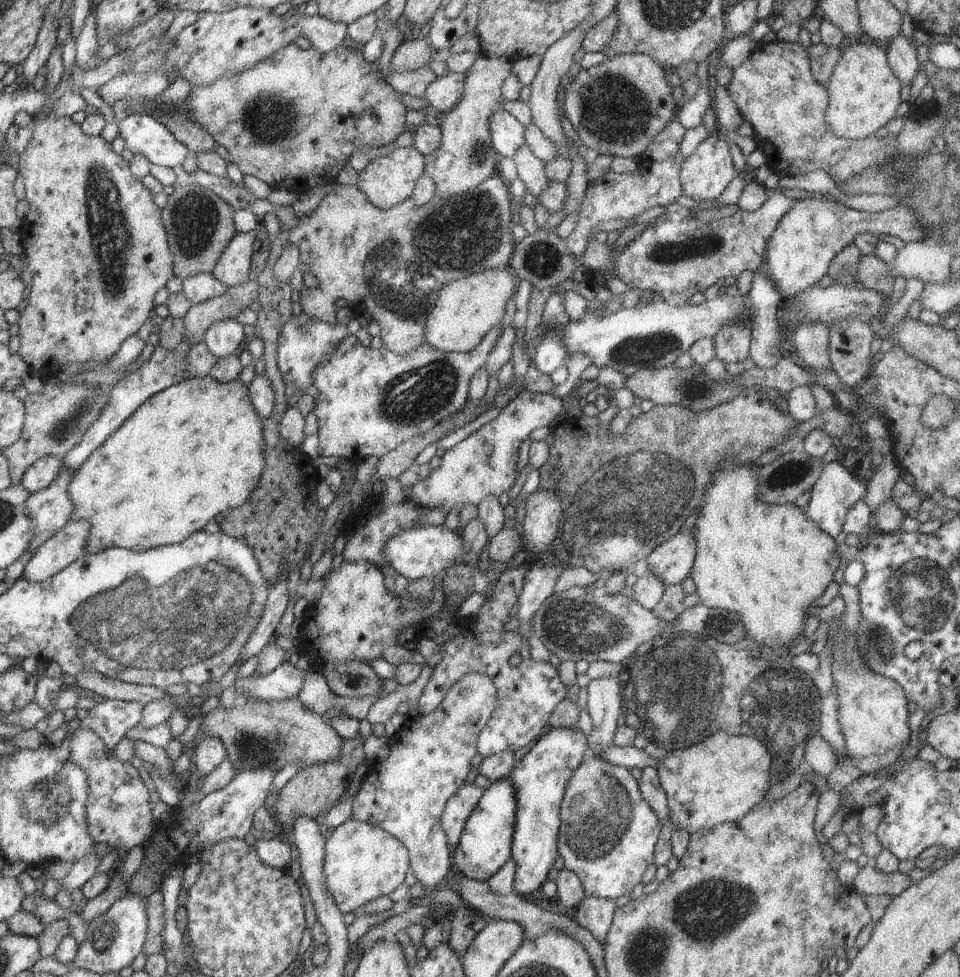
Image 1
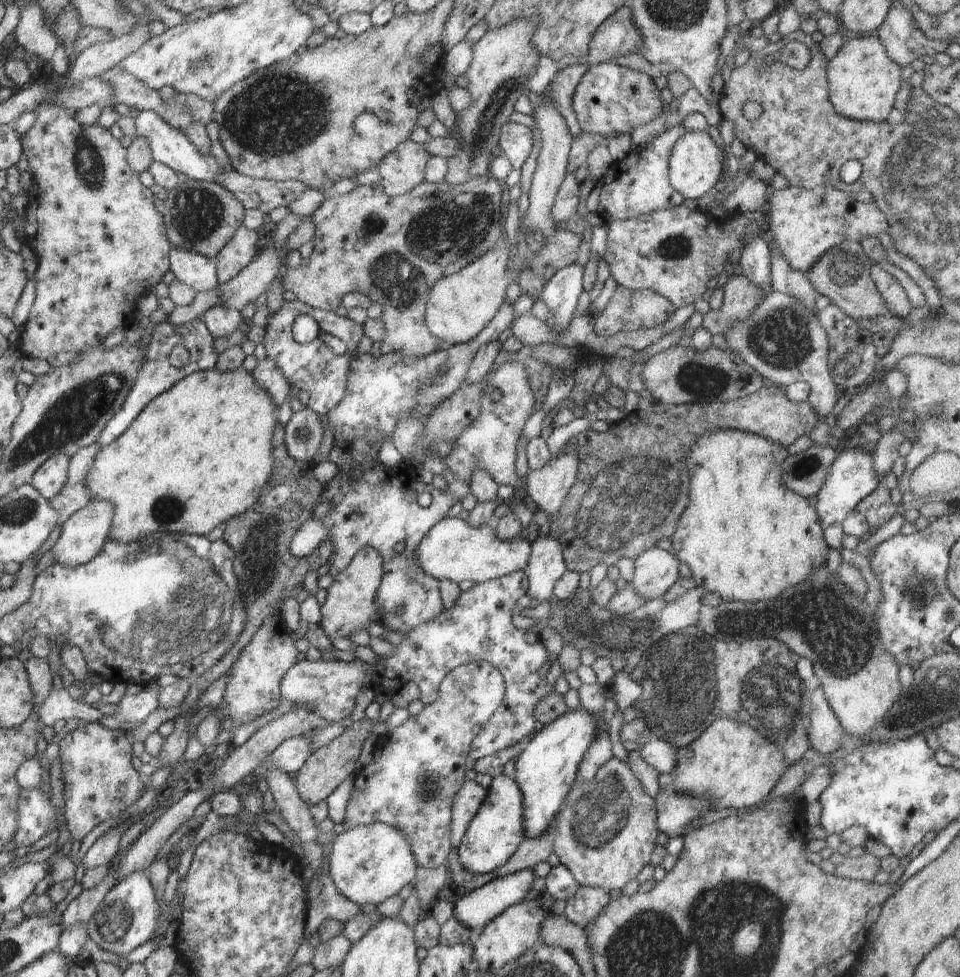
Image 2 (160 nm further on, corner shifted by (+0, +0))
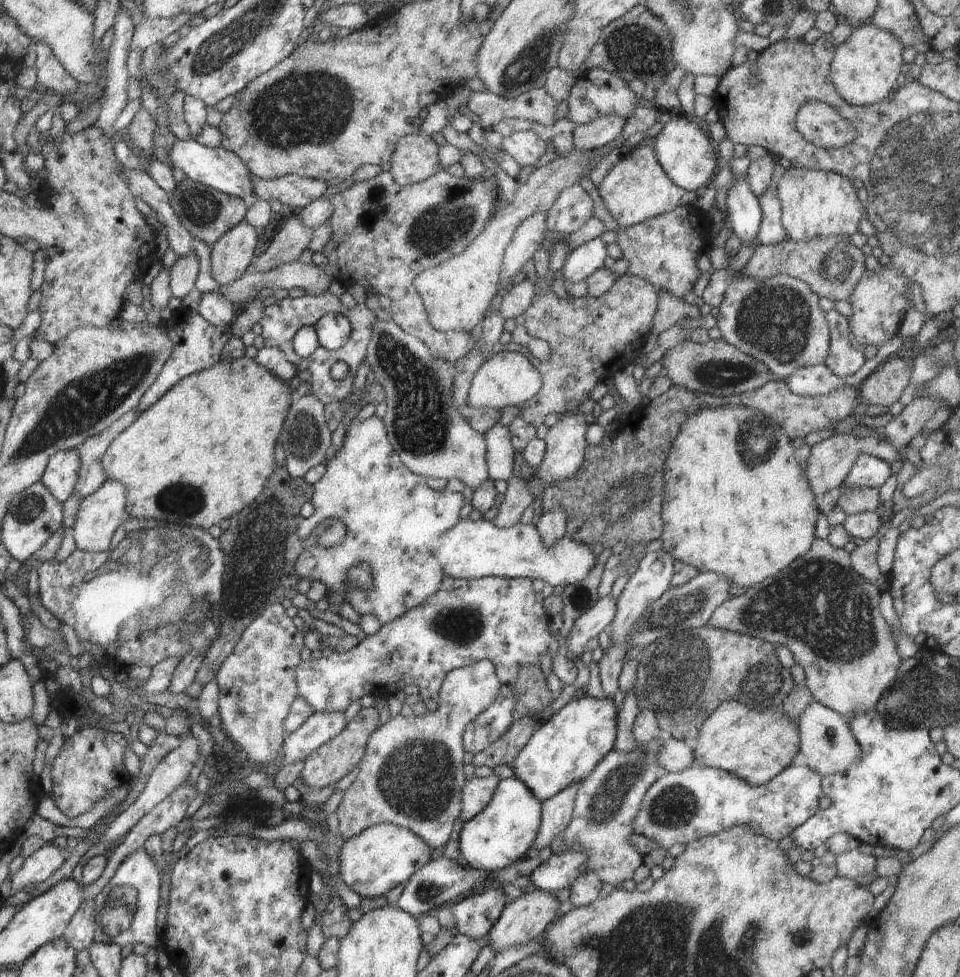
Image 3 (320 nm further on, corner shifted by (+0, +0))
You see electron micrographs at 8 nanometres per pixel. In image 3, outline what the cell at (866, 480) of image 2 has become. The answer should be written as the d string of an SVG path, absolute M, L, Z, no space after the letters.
M860 455L850 469L844 482L844 488L879 489L892 475L890 465L874 455Z

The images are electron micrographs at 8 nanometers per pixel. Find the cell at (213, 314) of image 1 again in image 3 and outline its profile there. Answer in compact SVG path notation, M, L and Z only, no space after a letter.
M287 214L280 232L261 256L254 256L249 270L267 271L284 263L299 260L300 254L308 248L314 229L304 226L298 215Z

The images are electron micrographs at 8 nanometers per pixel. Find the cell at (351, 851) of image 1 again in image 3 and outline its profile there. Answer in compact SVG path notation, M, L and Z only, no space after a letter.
M378 823L353 836L341 846L340 878L362 898L382 896L400 882L406 882L430 861L431 848L406 827Z

